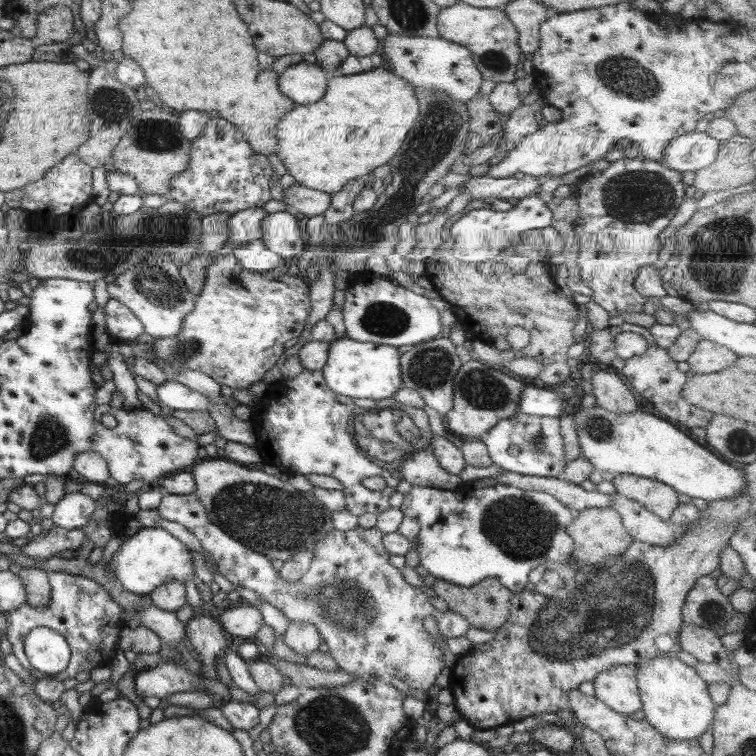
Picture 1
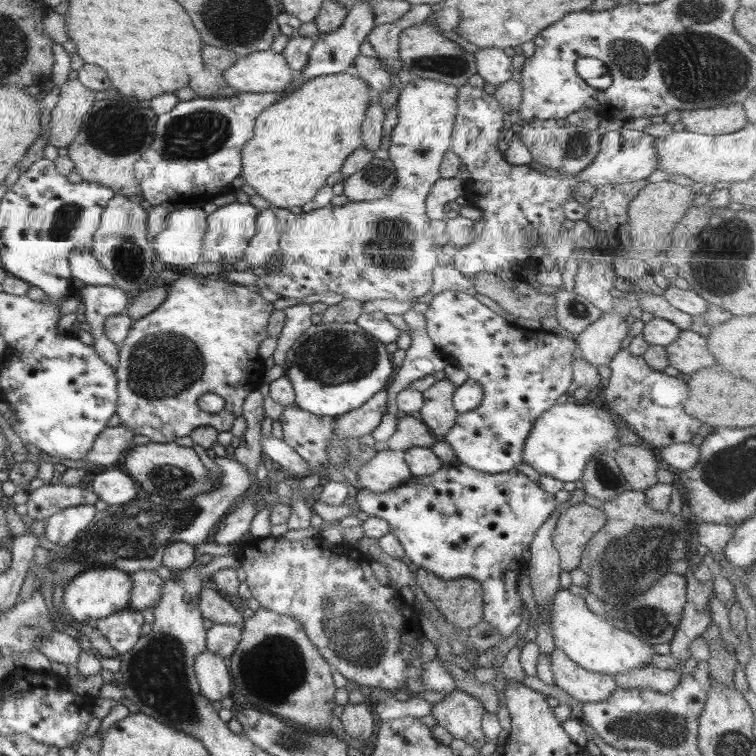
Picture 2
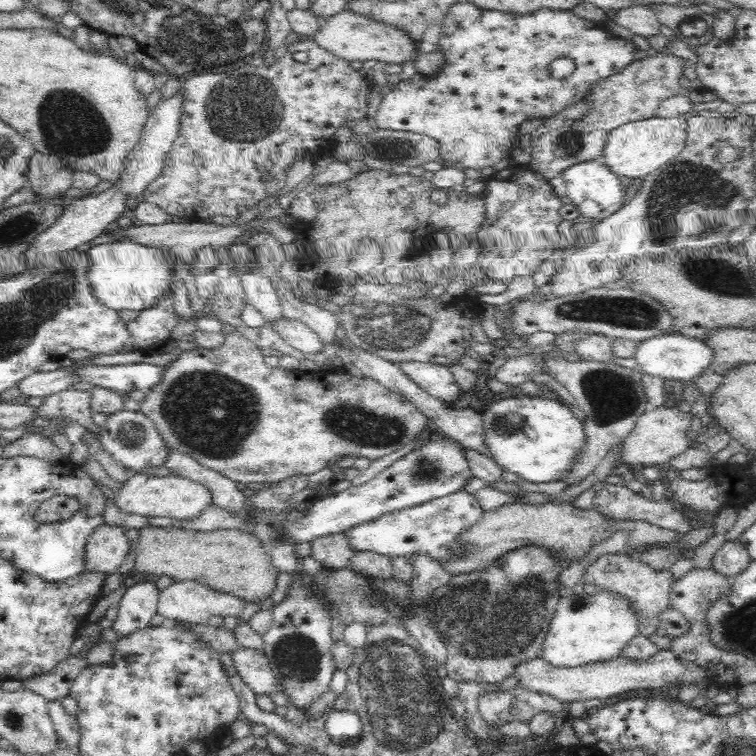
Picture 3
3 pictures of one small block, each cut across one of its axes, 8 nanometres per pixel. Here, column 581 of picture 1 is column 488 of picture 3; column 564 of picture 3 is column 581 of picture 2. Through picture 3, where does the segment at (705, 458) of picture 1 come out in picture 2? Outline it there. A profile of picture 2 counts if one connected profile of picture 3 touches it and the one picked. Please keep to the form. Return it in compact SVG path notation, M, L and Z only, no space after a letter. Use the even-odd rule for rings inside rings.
M581 402L550 406L535 419L528 434L523 444L521 463L527 464L538 475L551 476L561 483L580 480L589 456L601 450L613 451L619 442L615 421L605 411Z

